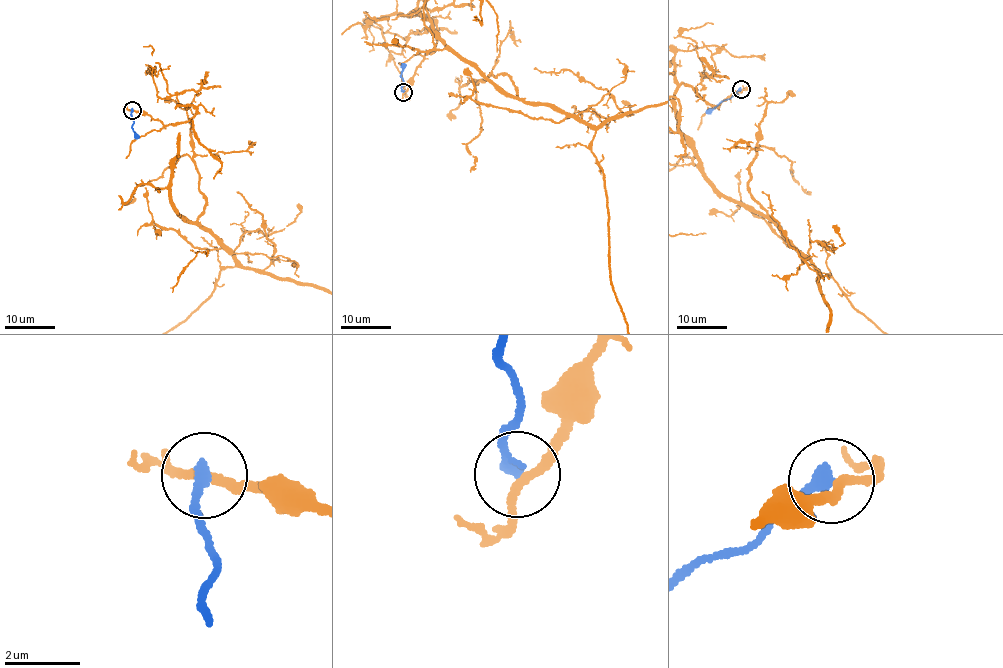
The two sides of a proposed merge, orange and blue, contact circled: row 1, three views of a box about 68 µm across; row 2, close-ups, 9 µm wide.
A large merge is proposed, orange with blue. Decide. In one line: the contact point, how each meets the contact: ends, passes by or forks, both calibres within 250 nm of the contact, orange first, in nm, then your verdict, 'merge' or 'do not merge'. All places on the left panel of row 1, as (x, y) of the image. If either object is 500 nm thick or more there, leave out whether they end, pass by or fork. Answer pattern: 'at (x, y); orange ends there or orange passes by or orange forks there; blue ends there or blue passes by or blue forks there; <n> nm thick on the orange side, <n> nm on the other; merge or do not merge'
at (132, 110); orange passes by; blue ends there; 240 nm thick on the orange side, 320 nm on the other; do not merge

